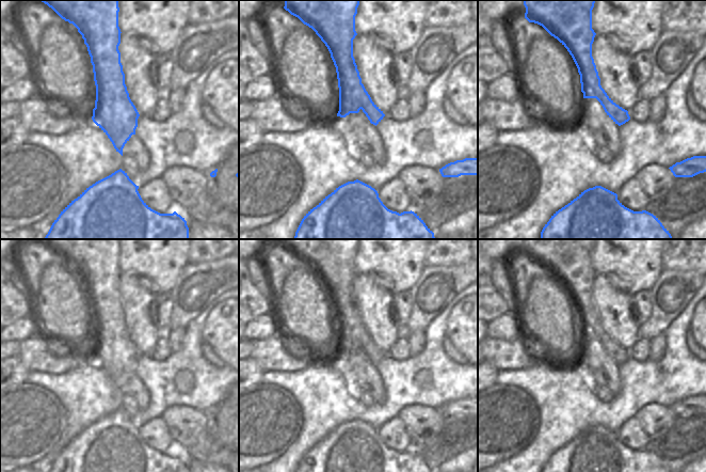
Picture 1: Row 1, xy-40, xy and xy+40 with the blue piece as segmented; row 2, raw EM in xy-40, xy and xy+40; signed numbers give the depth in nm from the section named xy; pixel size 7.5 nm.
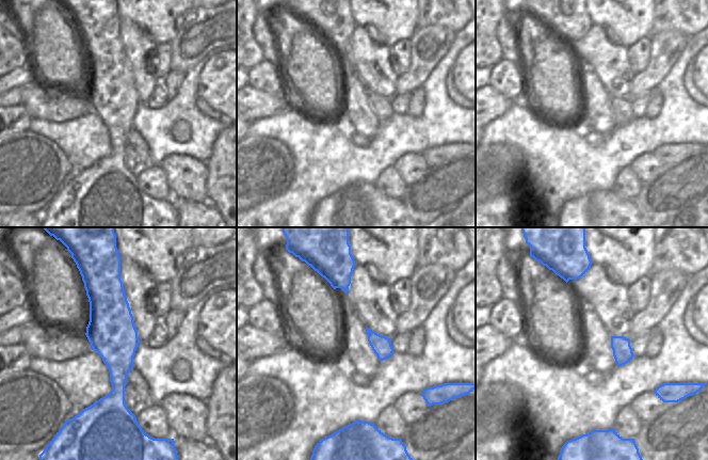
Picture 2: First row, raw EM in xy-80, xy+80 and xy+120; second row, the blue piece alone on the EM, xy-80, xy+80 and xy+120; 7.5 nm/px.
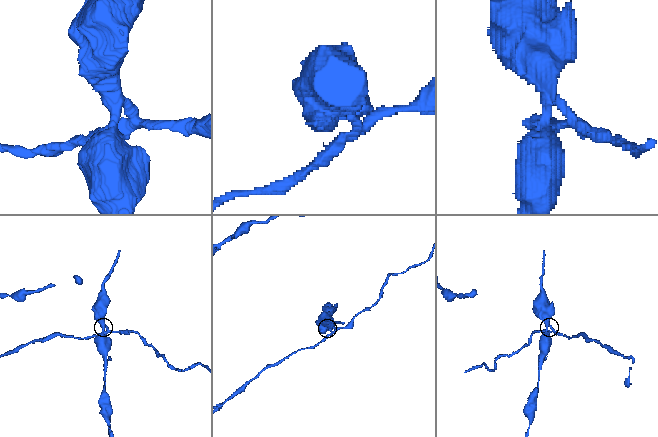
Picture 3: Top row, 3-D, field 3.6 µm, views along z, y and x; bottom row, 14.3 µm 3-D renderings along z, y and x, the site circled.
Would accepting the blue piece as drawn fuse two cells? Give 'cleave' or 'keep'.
cleave

